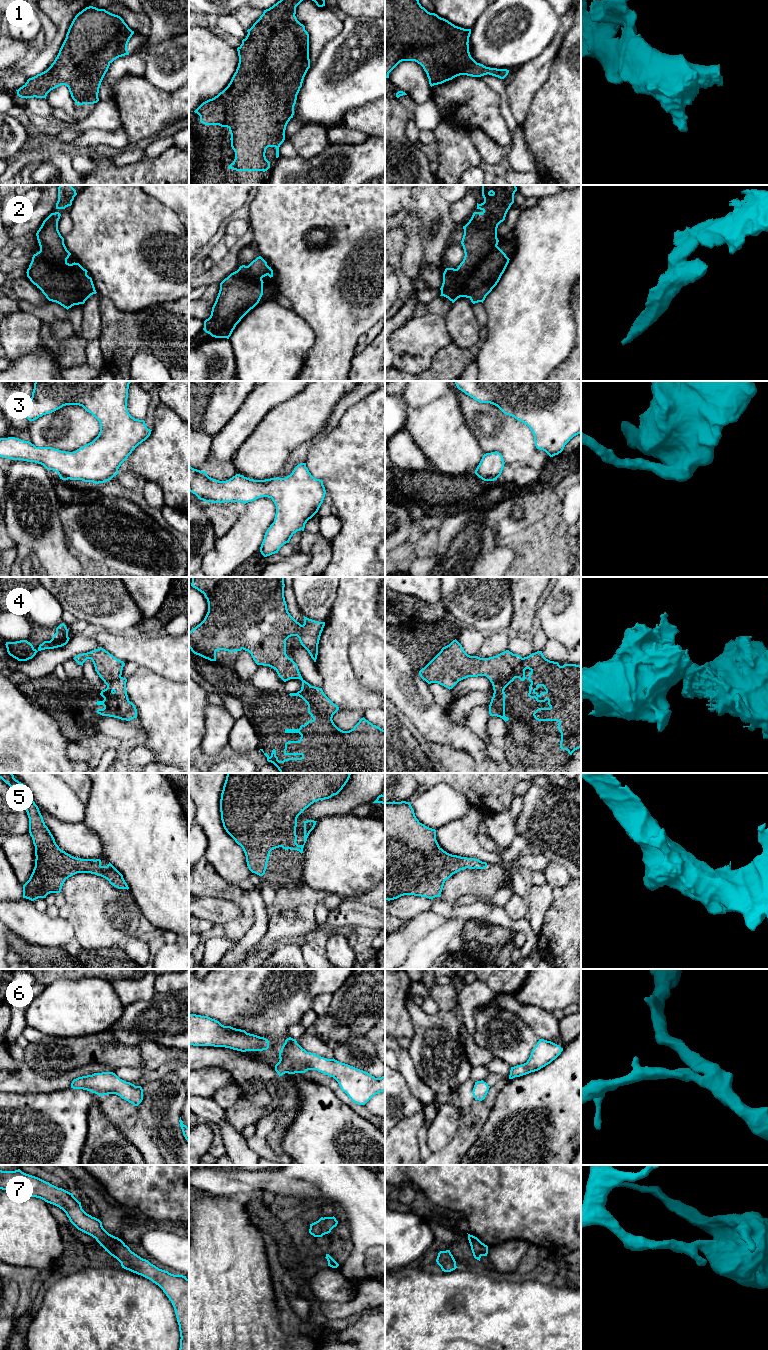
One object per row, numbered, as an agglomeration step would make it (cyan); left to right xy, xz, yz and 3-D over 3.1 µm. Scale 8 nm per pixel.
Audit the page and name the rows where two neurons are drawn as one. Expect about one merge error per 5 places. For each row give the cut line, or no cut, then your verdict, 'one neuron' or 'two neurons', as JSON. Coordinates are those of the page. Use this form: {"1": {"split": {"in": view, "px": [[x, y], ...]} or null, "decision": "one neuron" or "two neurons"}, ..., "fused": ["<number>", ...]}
{"1": {"split": null, "decision": "one neuron"}, "2": {"split": null, "decision": "one neuron"}, "3": {"split": null, "decision": "one neuron"}, "4": {"split": {"in": "yz", "px": [[523, 658], [507, 675], [492, 684]]}, "decision": "two neurons"}, "5": {"split": null, "decision": "one neuron"}, "6": {"split": null, "decision": "one neuron"}, "7": {"split": null, "decision": "one neuron"}, "fused": ["4"]}

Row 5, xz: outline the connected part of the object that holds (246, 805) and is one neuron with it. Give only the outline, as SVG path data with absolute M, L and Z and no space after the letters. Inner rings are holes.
M227 773L220 799L221 820L242 847L249 870L263 876L270 852L279 847L302 854L317 821L304 821L304 844L298 845L298 816L314 802L337 795L350 775Z

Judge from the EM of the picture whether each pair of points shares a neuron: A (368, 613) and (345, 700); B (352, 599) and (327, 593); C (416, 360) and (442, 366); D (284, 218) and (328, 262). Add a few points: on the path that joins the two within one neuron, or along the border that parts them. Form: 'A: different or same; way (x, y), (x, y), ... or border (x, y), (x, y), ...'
A: same; way (346, 635), (341, 640), (341, 678)
B: different; border (339, 587), (331, 611), (326, 617)
C: different; border (446, 345), (436, 353), (431, 364), (424, 370)
D: same; way (284, 232), (314, 262)

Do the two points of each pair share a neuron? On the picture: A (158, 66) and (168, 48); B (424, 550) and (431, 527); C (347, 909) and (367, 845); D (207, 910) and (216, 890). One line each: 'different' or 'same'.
A: same
B: same
C: different
D: different

